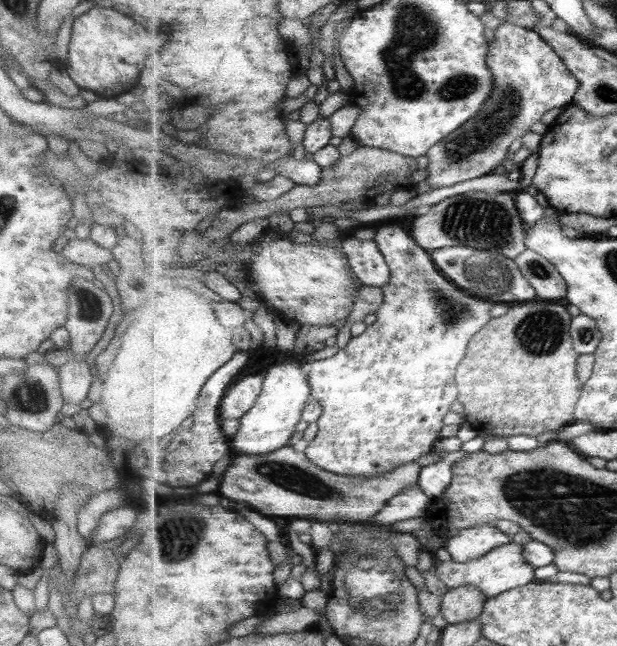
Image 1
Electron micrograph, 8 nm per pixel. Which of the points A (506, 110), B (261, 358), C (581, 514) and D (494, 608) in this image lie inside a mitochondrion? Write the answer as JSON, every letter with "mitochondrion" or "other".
{"A":"mitochondrion","B":"other","C":"mitochondrion","D":"other"}

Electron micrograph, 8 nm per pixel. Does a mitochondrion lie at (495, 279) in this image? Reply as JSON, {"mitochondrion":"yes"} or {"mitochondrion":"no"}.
{"mitochondrion":"yes"}

